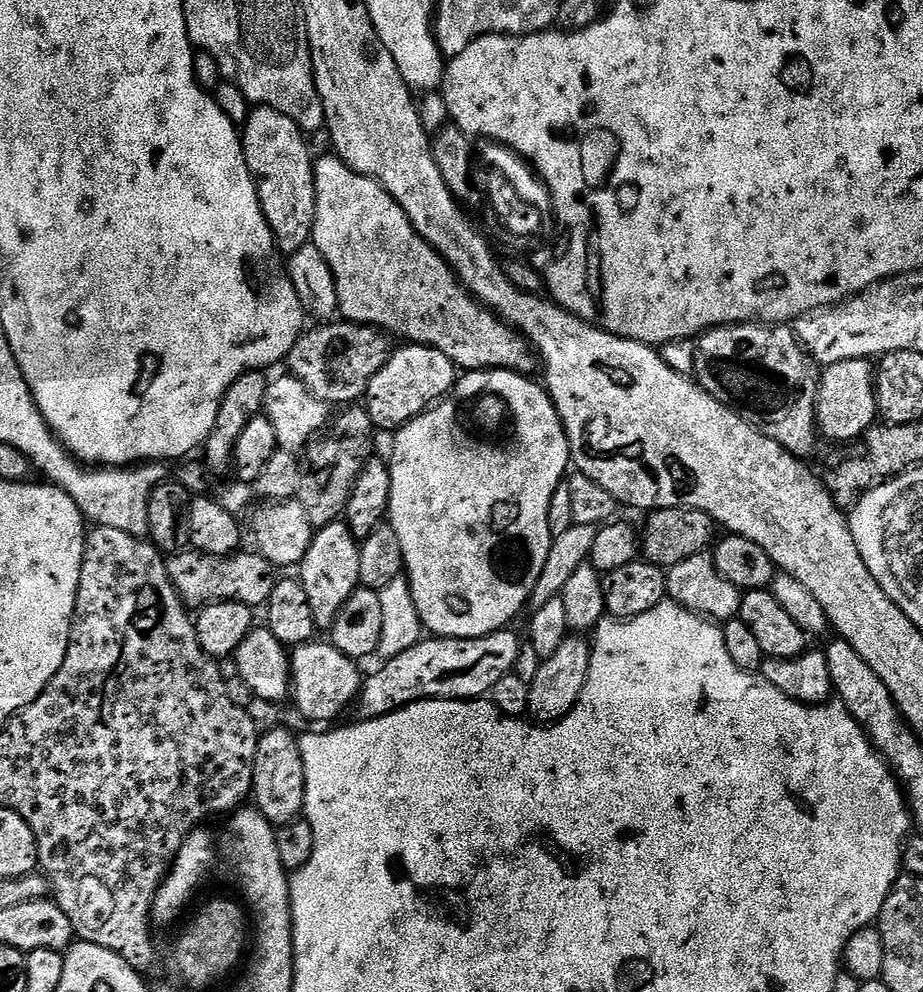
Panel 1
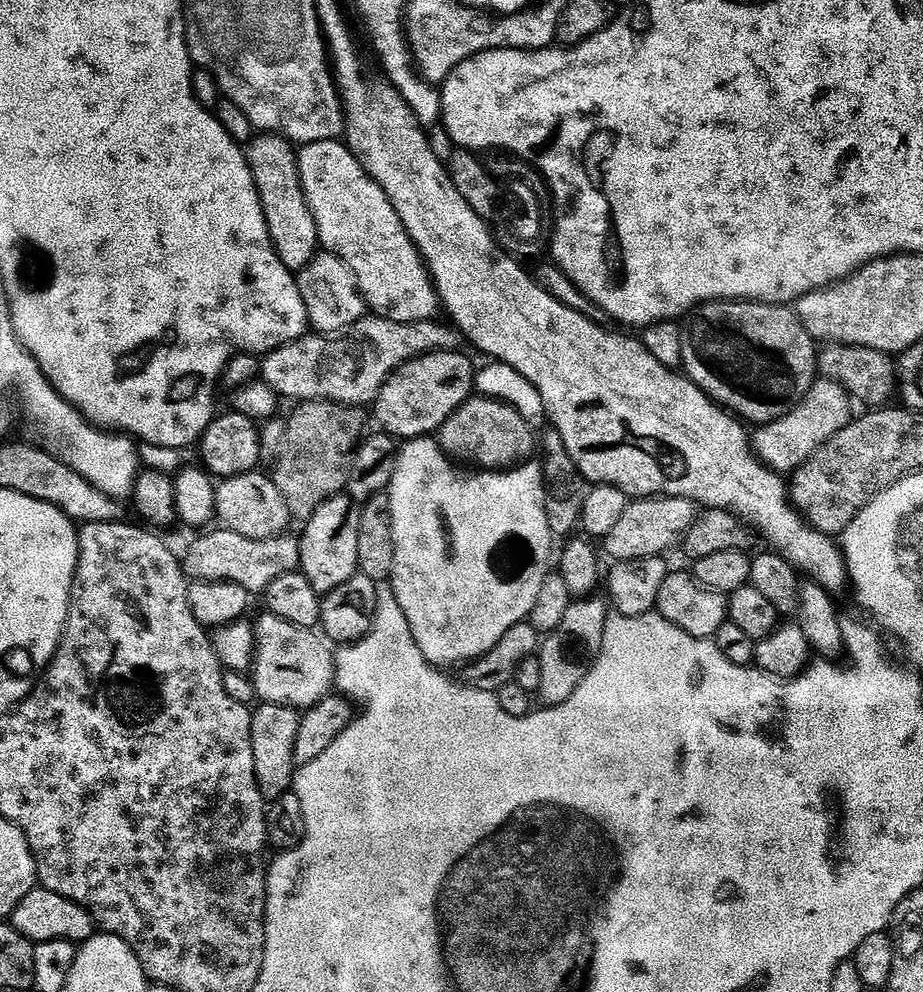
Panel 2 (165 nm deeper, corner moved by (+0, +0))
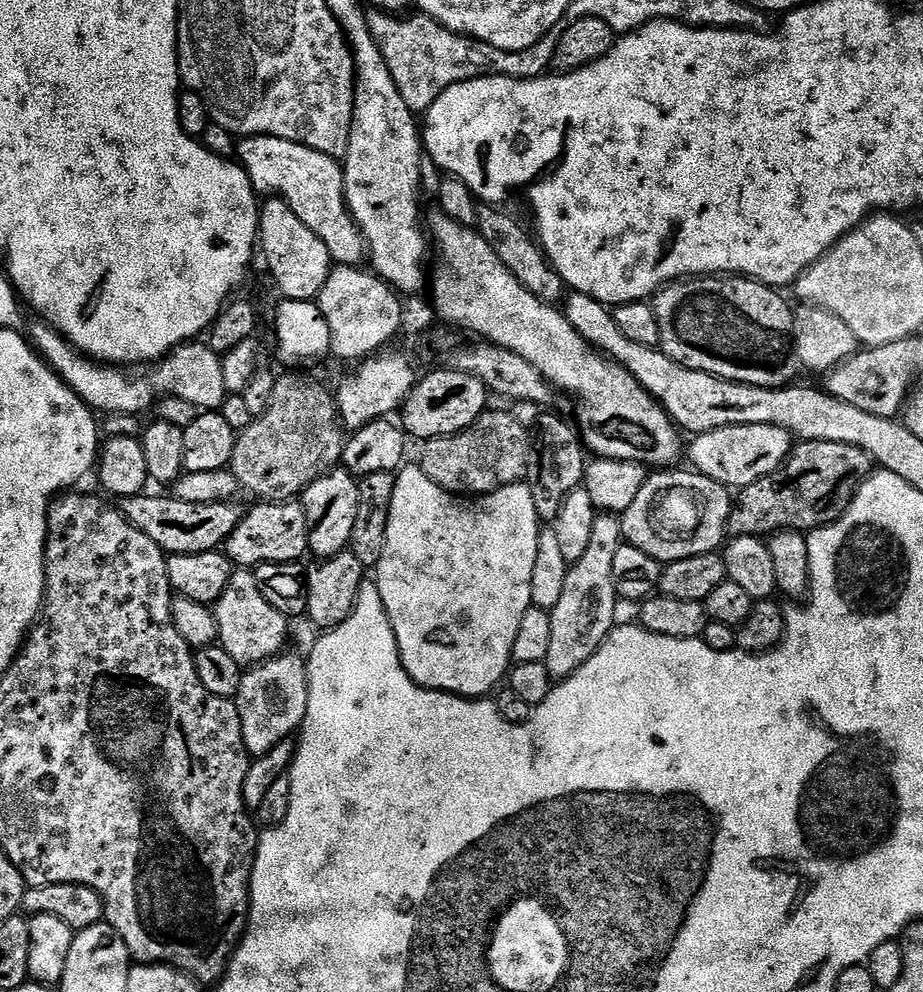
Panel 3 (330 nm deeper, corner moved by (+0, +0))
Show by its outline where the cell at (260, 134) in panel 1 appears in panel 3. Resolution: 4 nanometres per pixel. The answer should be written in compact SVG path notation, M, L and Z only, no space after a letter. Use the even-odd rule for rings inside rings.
M265 200L268 201L260 204L258 248L261 253L264 251L268 272L284 300L315 301L334 267L330 250L326 250L326 242L322 242L322 238L318 238L318 234L314 234L314 230L310 230L294 210L290 210L285 200Z

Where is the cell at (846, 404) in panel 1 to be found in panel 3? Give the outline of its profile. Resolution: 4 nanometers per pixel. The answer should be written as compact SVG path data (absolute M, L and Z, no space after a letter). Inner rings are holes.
M726 426L722 430L693 435L691 440L692 445L689 448L687 445L686 448L686 460L688 456L689 462L692 463L689 465L706 478L723 484L729 490L739 490L750 486L750 482L758 482L758 478L766 478L766 474L780 468L794 447L794 437L776 426Z

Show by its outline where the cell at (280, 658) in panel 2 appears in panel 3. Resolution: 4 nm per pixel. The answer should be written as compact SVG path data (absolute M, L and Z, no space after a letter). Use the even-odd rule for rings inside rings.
M233 571L226 590L222 590L222 598L214 605L218 624L219 647L234 658L241 666L255 666L263 660L275 660L285 651L284 643L288 640L289 617L283 616L266 598L262 598L262 590L258 590L255 571Z

